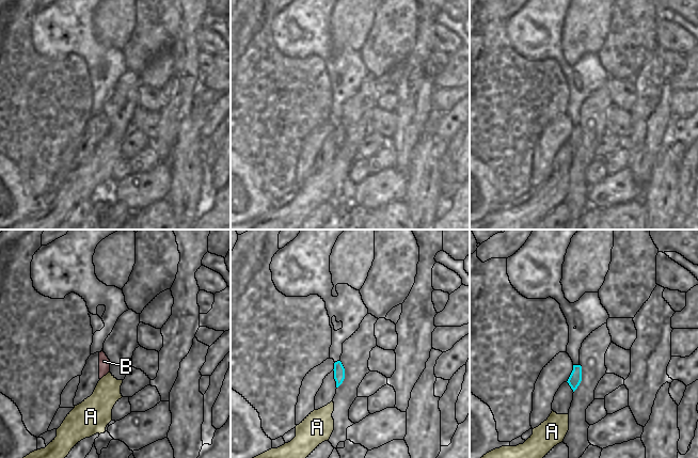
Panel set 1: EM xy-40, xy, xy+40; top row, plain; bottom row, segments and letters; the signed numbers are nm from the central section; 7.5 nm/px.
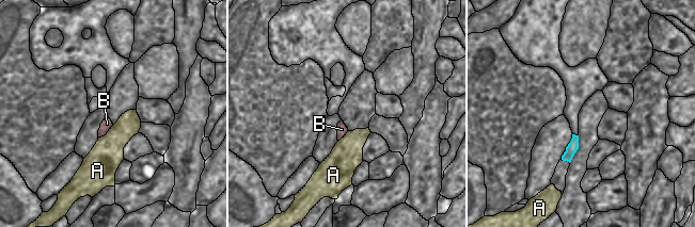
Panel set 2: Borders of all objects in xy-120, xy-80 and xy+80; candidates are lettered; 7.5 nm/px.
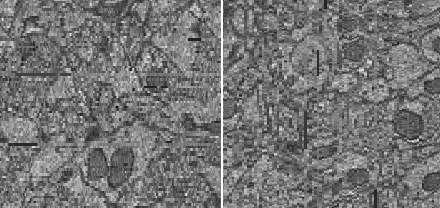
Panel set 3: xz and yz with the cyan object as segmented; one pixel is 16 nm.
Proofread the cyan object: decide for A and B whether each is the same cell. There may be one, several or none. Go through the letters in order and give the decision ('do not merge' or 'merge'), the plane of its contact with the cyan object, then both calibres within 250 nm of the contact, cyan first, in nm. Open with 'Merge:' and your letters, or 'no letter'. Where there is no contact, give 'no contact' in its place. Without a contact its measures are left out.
Merge: B
A: do not merge; no contact
B: merge; no contact

